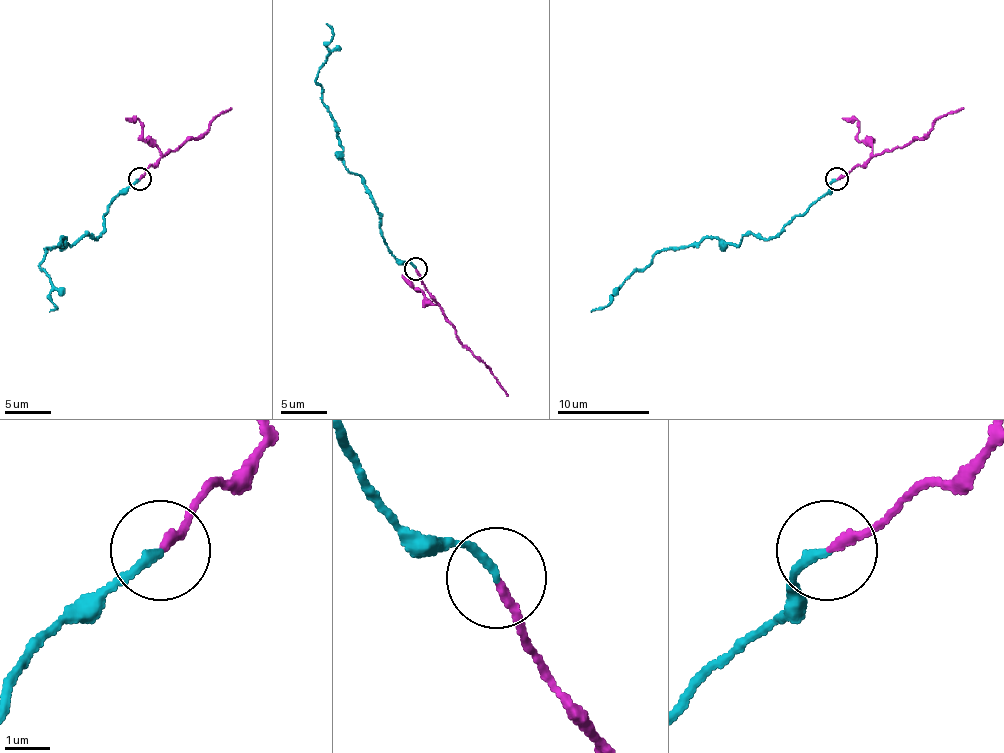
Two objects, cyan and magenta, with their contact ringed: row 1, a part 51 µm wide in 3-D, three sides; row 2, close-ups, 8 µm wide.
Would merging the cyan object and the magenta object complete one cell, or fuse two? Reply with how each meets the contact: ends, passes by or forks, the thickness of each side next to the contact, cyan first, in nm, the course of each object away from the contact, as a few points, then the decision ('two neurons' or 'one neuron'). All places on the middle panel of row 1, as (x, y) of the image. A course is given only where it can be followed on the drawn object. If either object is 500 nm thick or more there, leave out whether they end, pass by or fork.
cyan ends | magenta ends | 200/200 nm | cyan via (415, 268), (387, 248), (380, 213), (364, 181), (344, 165), (341, 142), (316, 77), (332, 38), (325, 24) | magenta via (415, 268), (456, 337), (477, 356), (507, 395) | two neurons

